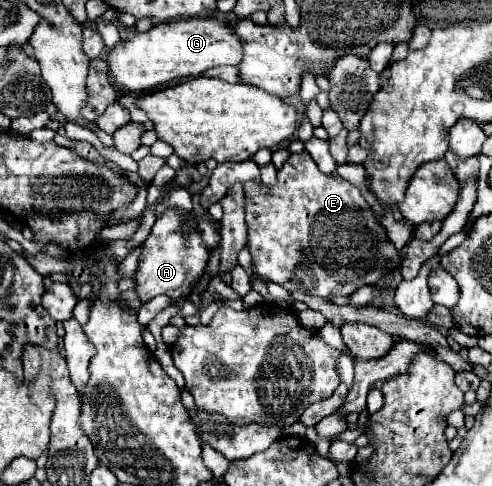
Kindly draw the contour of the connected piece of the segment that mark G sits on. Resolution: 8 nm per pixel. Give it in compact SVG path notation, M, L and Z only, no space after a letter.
M215 19L169 21L151 27L145 33L135 33L131 39L117 43L105 57L107 77L113 85L145 93L175 79L199 77L203 71L217 65L237 65L241 61L241 41L227 23Z

